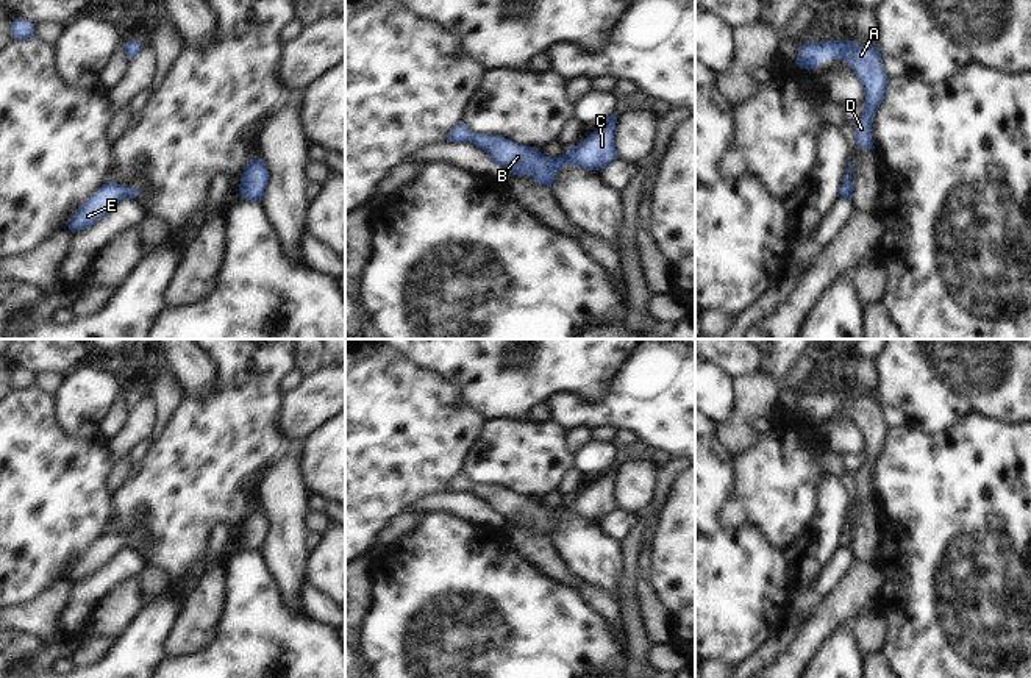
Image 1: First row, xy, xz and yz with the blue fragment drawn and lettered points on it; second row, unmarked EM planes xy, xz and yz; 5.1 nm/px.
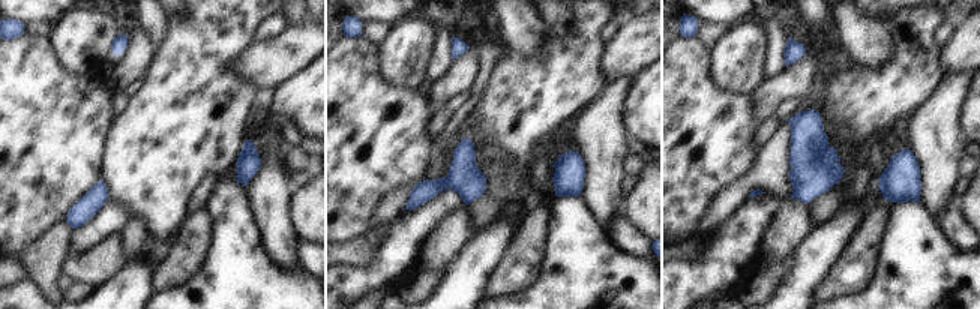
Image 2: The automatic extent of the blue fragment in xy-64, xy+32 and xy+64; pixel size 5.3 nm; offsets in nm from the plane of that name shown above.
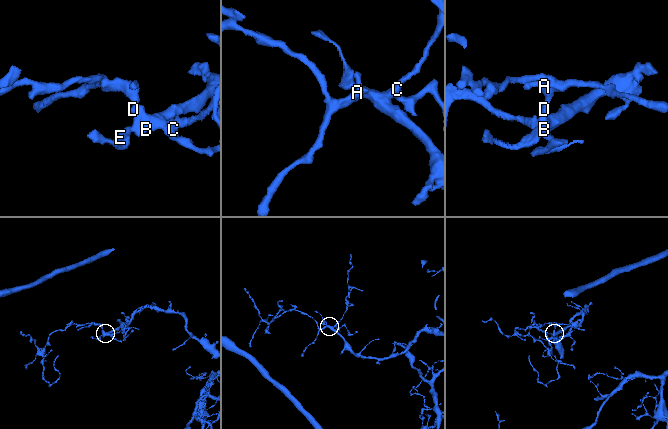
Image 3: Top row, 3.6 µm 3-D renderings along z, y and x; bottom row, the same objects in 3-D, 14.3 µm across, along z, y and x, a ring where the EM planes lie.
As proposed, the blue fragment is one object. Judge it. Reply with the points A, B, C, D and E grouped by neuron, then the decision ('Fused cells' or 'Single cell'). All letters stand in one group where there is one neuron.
Groups: A B C D E. Single cell

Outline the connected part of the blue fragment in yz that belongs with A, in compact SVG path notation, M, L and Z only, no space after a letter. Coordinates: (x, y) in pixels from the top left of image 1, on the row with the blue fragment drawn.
M811 41L800 45L795 62L801 69L815 70L823 59L844 59L854 70L865 100L862 103L862 116L853 128L859 147L873 150L872 122L889 81L881 66L881 50L870 44L856 44L854 41L823 41L820 44Z

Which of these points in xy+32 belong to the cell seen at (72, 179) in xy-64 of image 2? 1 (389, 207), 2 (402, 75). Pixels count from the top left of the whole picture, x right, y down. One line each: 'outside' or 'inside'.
1: outside
2: outside

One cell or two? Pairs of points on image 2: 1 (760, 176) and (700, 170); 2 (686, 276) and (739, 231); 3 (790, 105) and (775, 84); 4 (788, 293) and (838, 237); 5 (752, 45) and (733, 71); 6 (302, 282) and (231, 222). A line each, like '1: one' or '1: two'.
1: two
2: one
3: two
4: one
5: one
6: one

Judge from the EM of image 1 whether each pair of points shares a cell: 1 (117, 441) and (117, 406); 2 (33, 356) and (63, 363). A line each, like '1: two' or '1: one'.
1: two
2: one

